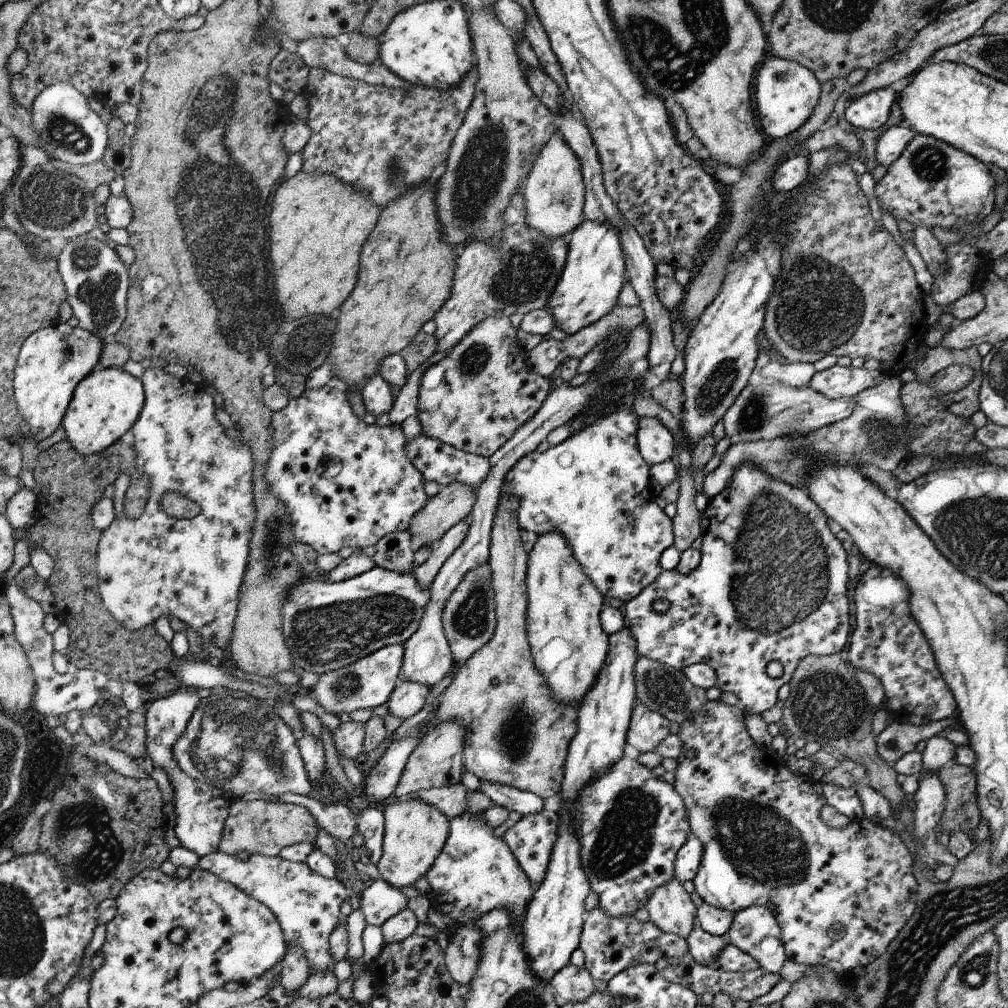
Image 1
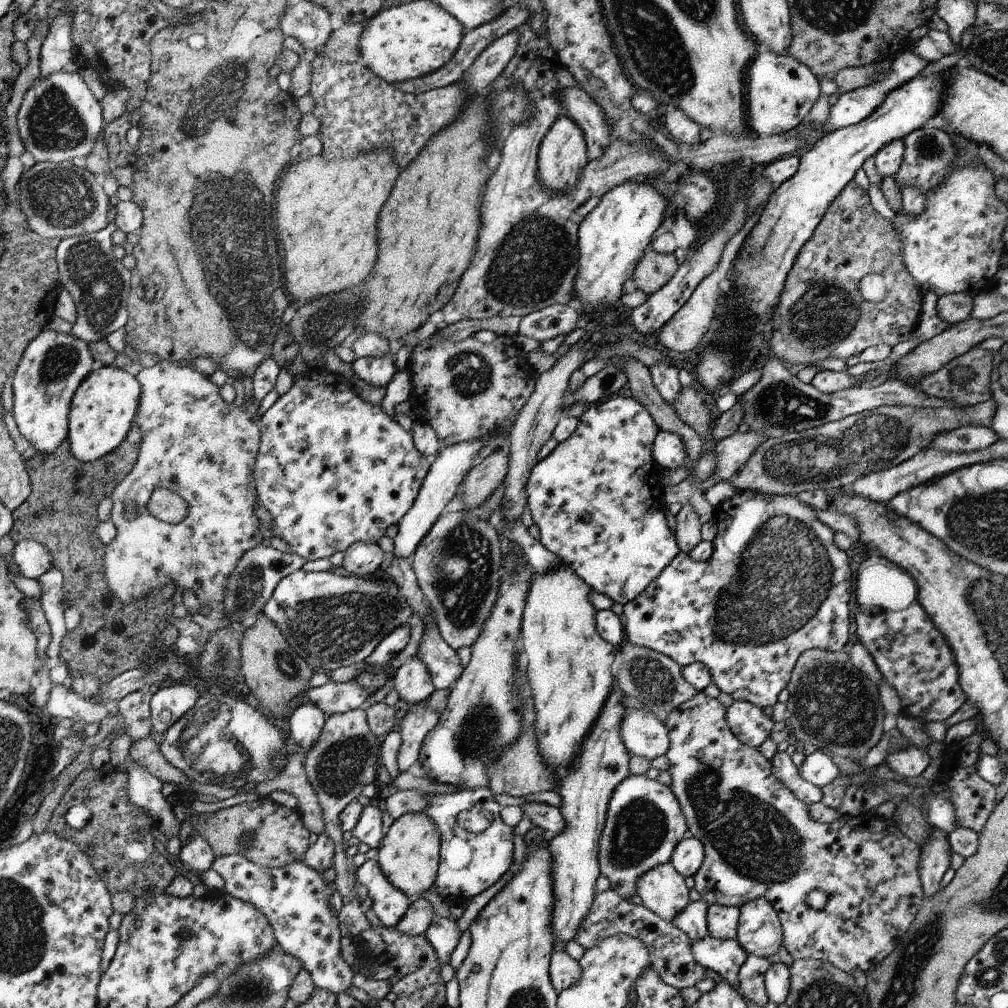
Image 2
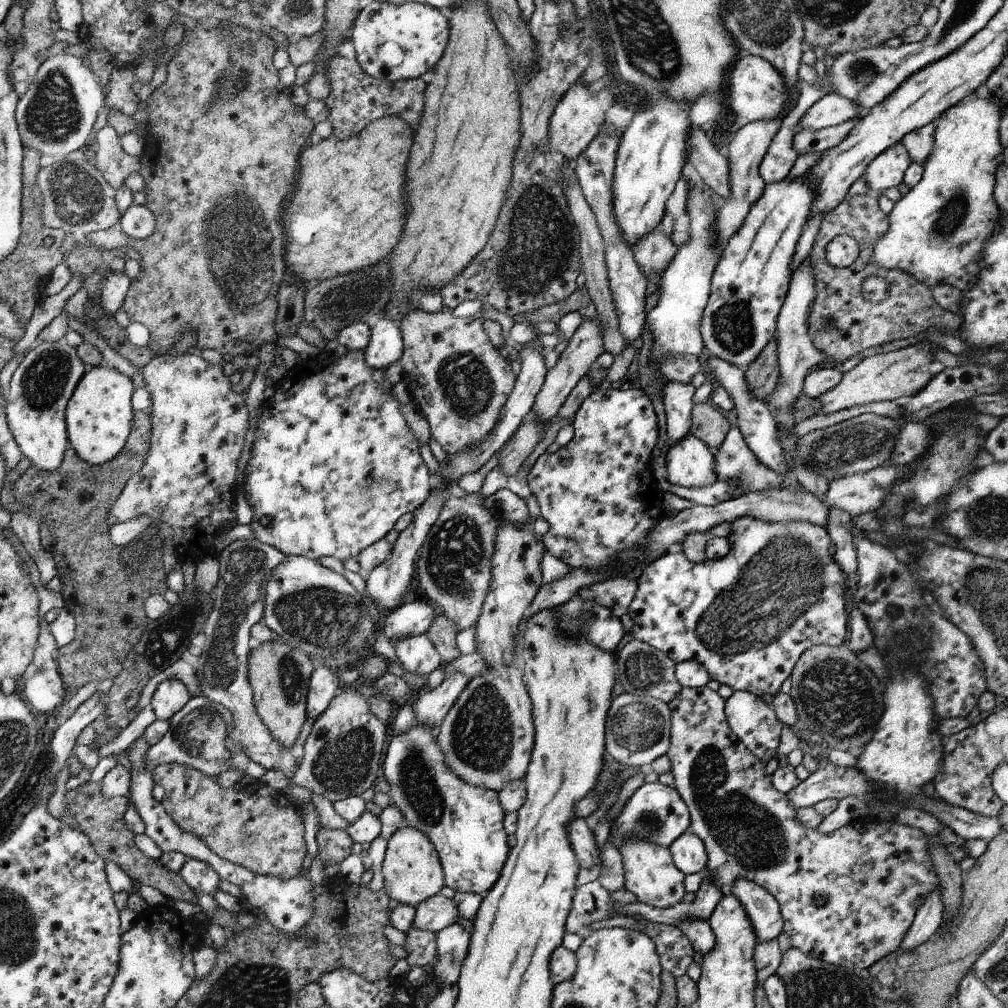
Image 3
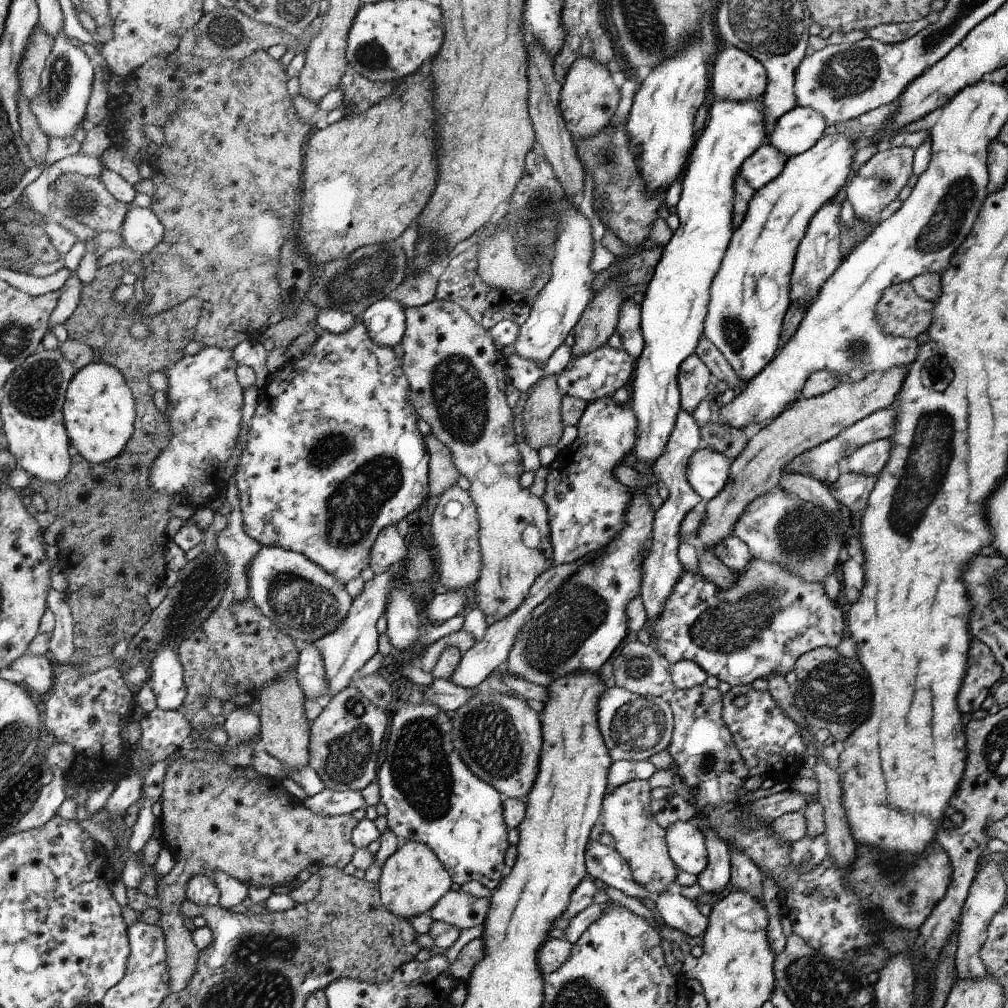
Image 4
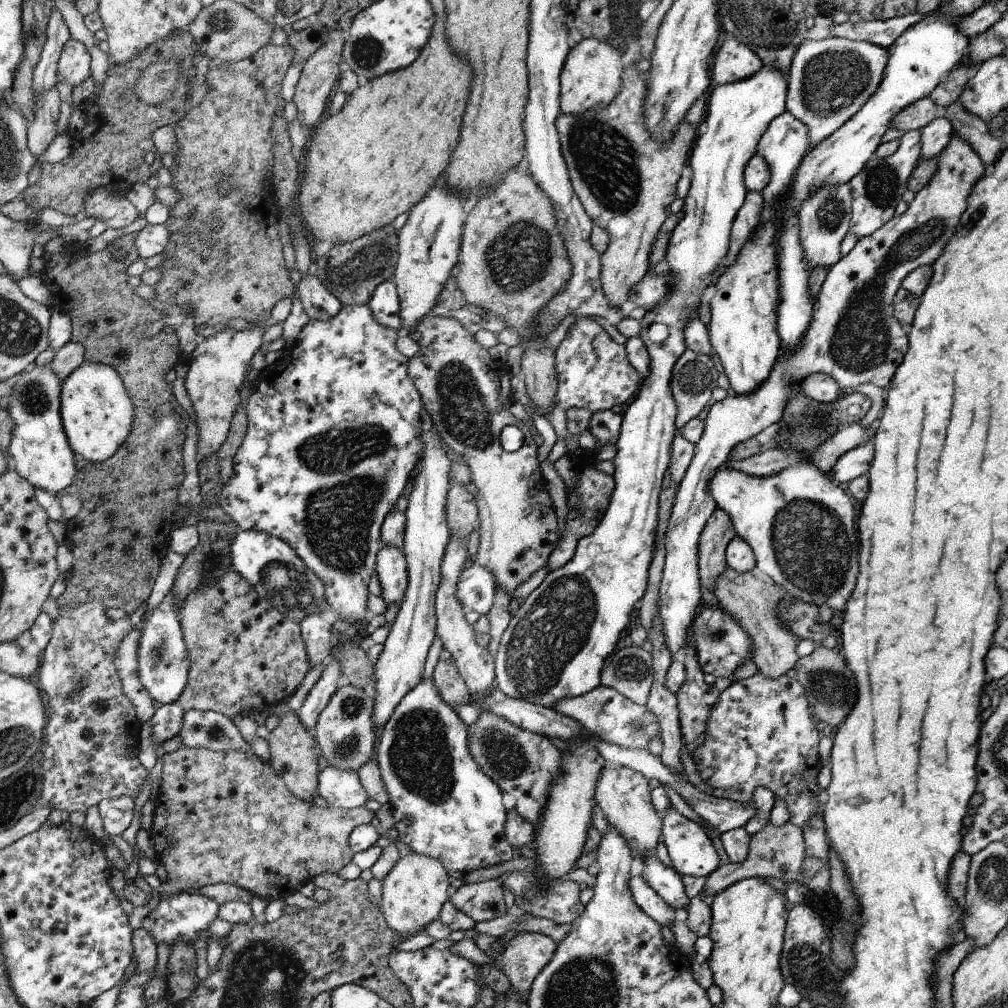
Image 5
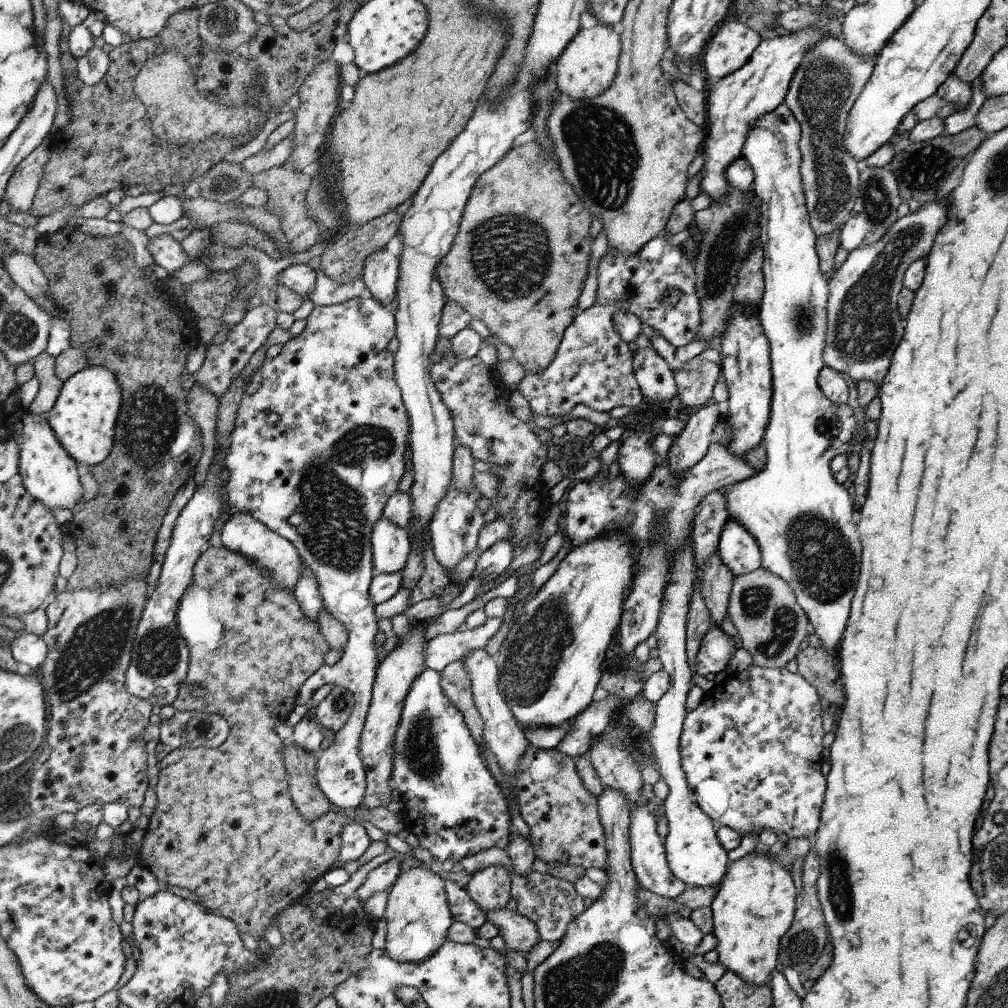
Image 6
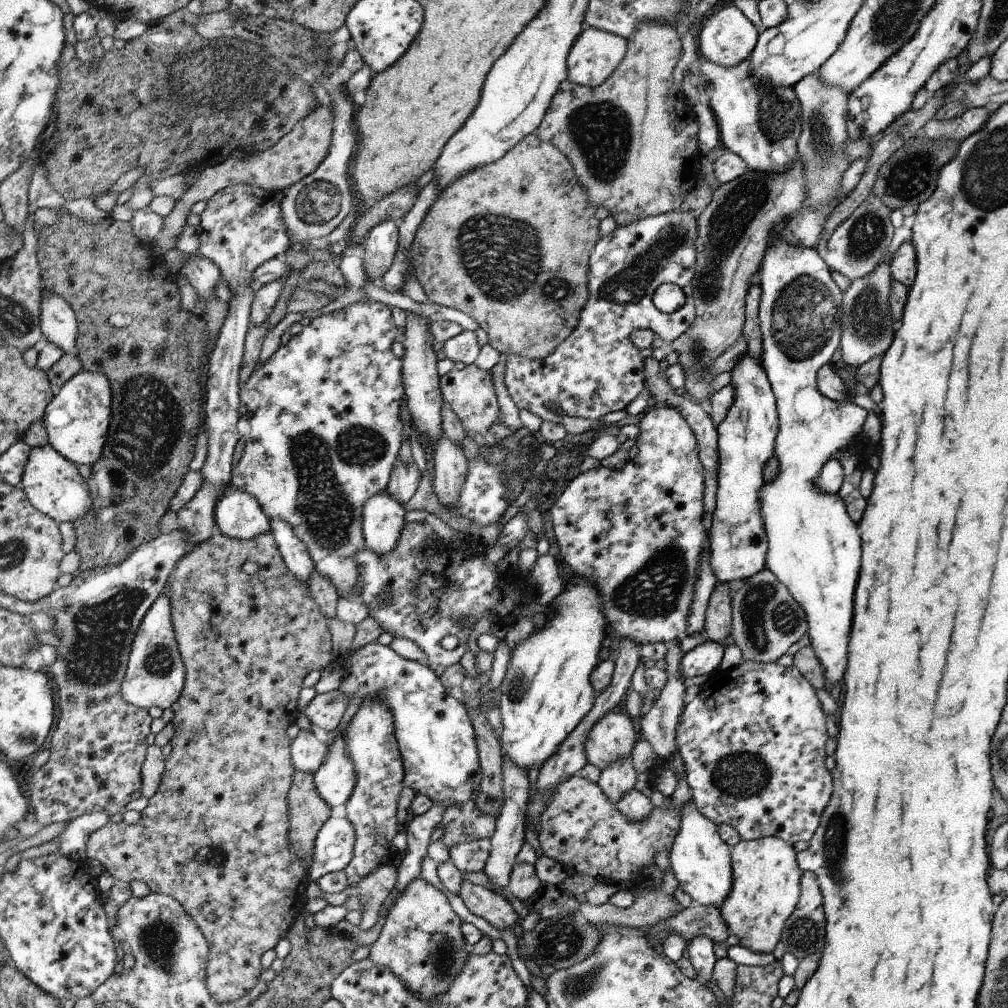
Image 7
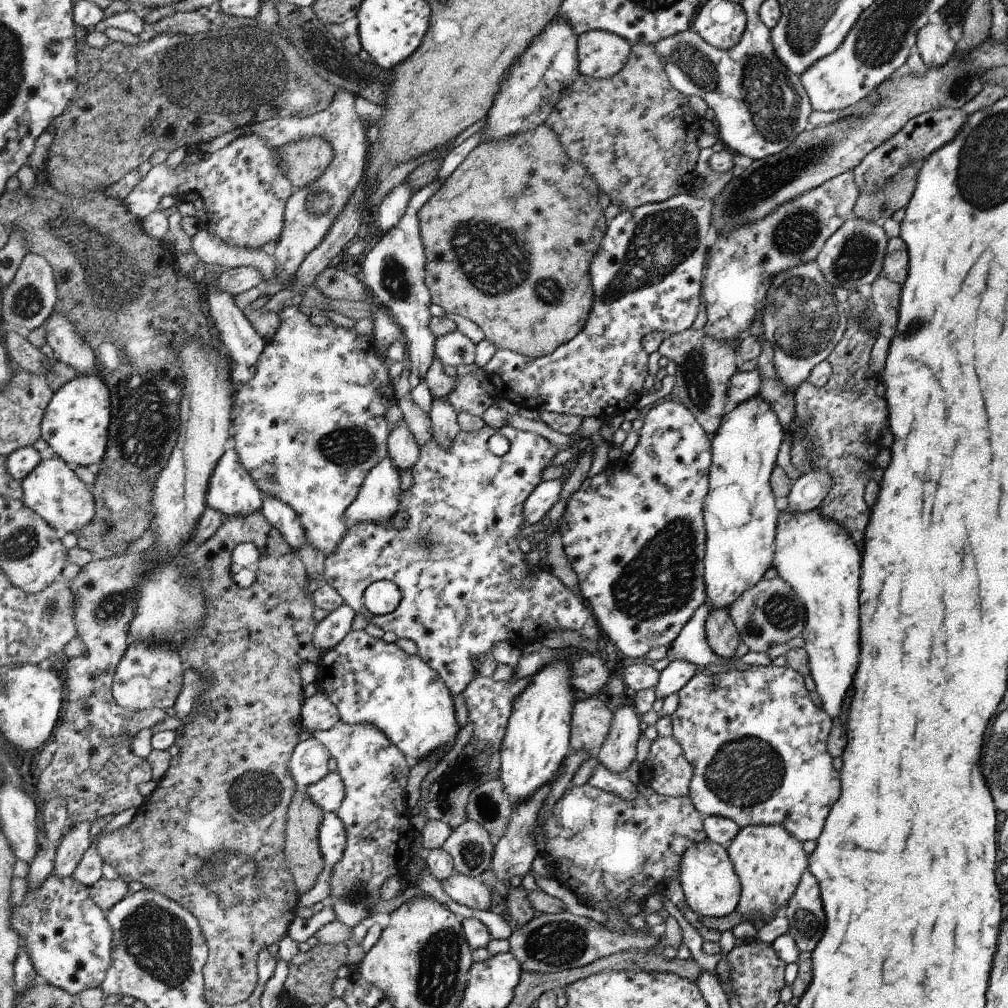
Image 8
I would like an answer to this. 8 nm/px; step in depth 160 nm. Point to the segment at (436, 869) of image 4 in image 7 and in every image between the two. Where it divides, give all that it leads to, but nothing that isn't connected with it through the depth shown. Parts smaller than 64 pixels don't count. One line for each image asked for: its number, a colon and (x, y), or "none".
5: (413, 893)
6: (418, 917)
7: (421, 941)

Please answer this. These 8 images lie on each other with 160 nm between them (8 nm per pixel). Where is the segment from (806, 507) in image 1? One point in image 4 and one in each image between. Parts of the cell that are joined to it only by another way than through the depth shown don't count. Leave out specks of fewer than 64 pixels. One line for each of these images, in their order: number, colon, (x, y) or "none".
2: (776, 585)
3: (747, 617)
4: (758, 627)

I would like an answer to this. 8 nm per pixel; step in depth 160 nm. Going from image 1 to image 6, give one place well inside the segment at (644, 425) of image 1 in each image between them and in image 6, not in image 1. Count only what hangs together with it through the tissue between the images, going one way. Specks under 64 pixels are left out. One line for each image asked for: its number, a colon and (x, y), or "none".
2: (668, 450)
3: (689, 461)
4: (707, 471)
5: (801, 526)
6: (801, 516)

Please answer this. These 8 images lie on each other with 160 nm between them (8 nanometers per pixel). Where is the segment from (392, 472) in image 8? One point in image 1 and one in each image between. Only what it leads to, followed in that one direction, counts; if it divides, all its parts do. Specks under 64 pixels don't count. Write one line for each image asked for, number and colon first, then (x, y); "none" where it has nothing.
1: (409, 698)
2: (413, 682)
3: (417, 654)
4: (408, 631)
5: (392, 568)
6: (391, 545)
7: (383, 518)

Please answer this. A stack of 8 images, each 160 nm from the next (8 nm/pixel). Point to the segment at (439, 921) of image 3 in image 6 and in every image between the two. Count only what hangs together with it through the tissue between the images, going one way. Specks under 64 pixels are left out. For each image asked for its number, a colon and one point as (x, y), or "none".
4: (456, 908)
5: (484, 901)
6: (491, 889)

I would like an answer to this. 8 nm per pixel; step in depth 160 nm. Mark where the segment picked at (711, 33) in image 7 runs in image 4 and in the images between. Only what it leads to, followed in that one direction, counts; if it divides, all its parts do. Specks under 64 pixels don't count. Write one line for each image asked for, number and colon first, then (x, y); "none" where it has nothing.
4: (737, 76)
5: (733, 61)
6: (731, 46)

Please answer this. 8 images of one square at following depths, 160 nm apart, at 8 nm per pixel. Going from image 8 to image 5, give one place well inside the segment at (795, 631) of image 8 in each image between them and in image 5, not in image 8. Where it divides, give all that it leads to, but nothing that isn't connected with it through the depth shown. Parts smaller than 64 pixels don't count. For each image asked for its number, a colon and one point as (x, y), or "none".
5: (754, 602)
6: (763, 613)
7: (766, 620)

